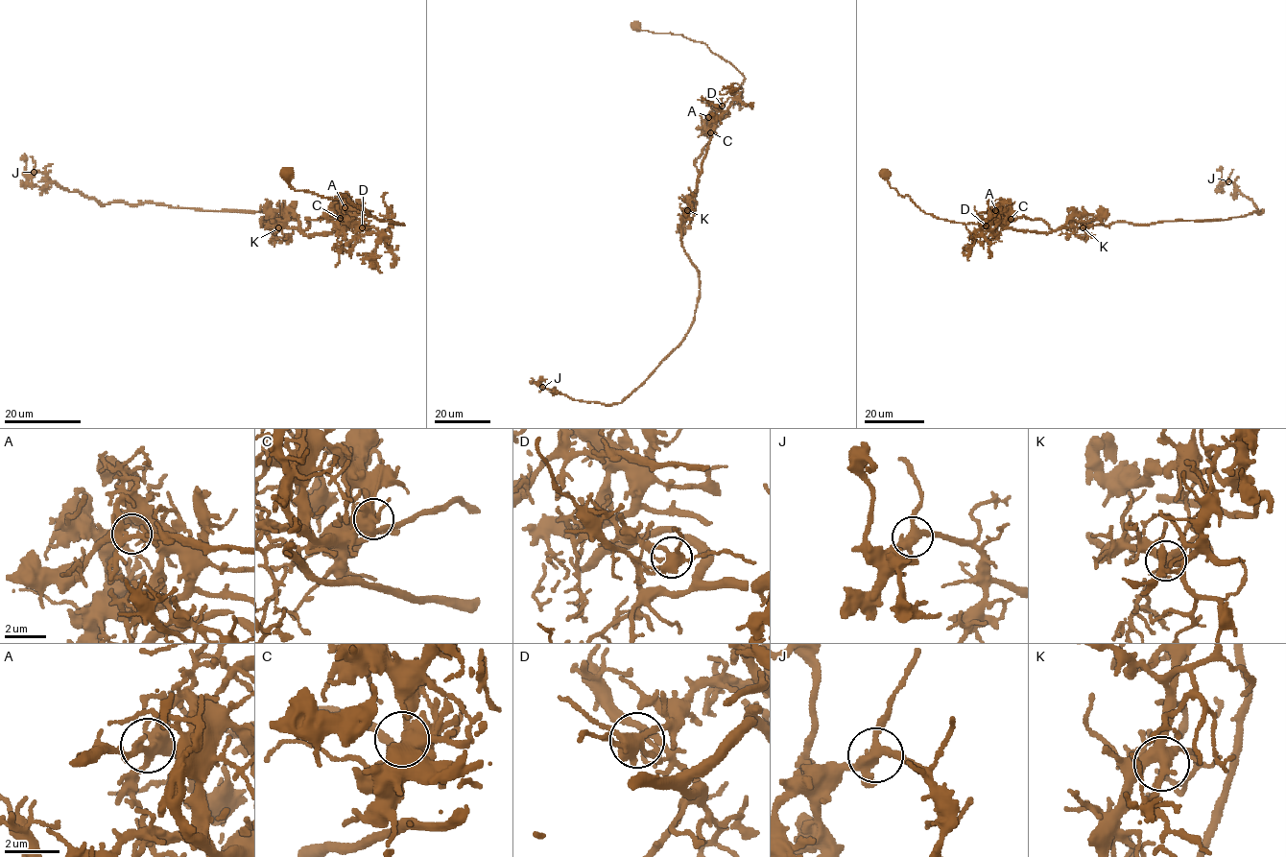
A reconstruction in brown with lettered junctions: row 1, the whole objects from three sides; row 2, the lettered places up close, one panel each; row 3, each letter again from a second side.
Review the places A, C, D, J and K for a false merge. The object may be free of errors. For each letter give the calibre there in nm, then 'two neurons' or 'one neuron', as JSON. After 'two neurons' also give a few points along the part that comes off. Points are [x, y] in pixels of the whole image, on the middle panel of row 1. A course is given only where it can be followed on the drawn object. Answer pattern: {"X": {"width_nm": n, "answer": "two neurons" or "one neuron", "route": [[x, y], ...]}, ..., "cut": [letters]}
{"A": {"width_nm": 320, "answer": "one neuron"}, "C": {"width_nm": 480, "answer": "one neuron"}, "D": {"width_nm": 400, "answer": "two neurons", "route": [[723, 107], [714, 114], [709, 142], [695, 159], [700, 174], [695, 196], [684, 225], [677, 233]]}, "J": {"width_nm": 360, "answer": "one neuron"}, "K": {"width_nm": 420, "answer": "one neuron"}, "cut": ["D"]}

